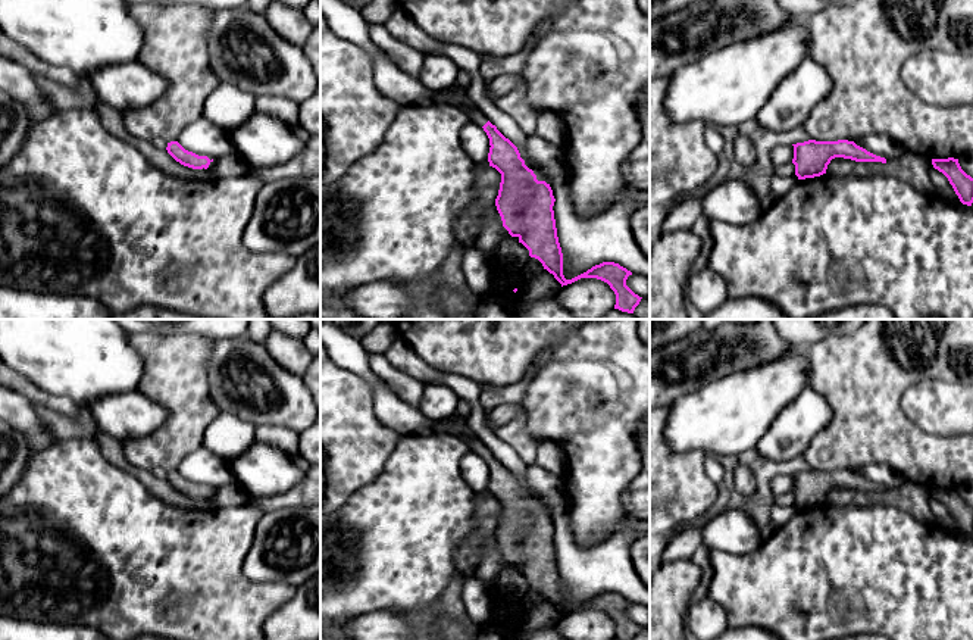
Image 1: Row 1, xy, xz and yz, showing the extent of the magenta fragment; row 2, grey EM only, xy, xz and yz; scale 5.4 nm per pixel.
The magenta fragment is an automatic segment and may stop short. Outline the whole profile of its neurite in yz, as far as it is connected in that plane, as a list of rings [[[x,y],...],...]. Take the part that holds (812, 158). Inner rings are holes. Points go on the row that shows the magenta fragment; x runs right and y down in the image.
[[[808,140],[794,146],[795,175],[798,179],[814,178],[826,174],[827,165],[835,157],[851,159],[855,162],[882,162],[885,157],[876,156],[866,149],[857,146],[854,141],[816,141]]]

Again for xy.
[[[178,141],[168,143],[166,150],[176,162],[193,169],[207,169],[213,162],[213,159],[210,160],[207,156],[198,156],[185,150]]]

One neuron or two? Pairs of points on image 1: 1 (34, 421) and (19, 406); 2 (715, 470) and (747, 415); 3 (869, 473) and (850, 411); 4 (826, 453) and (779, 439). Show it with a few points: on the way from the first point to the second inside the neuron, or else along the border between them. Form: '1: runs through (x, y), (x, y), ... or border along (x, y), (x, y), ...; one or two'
1: runs through (31, 418), (22, 409); one
2: border along (706, 453), (717, 458); two
3: border along (854, 468), (869, 464), (888, 464), (900, 474); two
4: border along (831, 421), (801, 455); two

